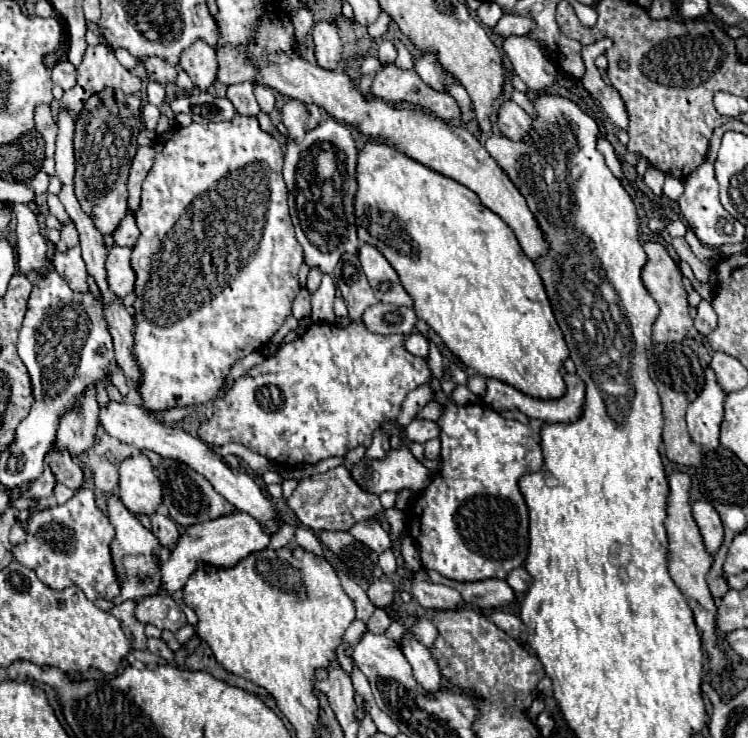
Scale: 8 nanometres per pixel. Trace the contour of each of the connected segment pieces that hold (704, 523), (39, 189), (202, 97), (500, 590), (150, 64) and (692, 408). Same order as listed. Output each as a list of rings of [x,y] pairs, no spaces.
[[[695,501],[693,503],[693,519],[703,535],[703,543],[707,547],[707,551],[711,555],[715,555],[723,543],[723,523],[719,519],[719,513],[707,501]]]
[[[39,171],[33,179],[29,179],[27,183],[25,183],[29,189],[33,189],[33,193],[35,195],[41,195],[41,193],[45,193],[47,191],[47,185],[49,185],[49,175],[45,175],[43,171]]]
[[[193,91],[189,95],[179,95],[171,101],[171,111],[189,115],[195,123],[211,123],[211,121],[227,121],[235,115],[235,109],[229,99],[217,99],[207,91]]]
[[[427,571],[427,577],[433,583],[455,587],[463,595],[463,601],[473,605],[475,609],[503,607],[513,599],[511,587],[507,585],[507,581],[501,581],[501,579],[483,579],[483,581],[475,581],[475,583],[459,583],[459,581],[453,581],[453,579],[439,575],[437,571]]]
[[[145,57],[145,59],[141,59],[141,63],[145,65],[147,75],[149,75],[151,81],[157,81],[157,83],[161,83],[161,85],[175,83],[177,69],[171,67],[169,63],[165,63],[163,59],[159,59],[159,57]]]
[[[705,369],[705,389],[687,409],[689,435],[703,451],[719,447],[719,425],[723,421],[725,393],[717,385],[713,369]]]

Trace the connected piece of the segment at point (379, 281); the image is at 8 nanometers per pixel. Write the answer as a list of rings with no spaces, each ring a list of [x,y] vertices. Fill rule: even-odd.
[[[363,245],[357,255],[359,255],[361,267],[367,275],[367,281],[379,301],[413,307],[413,301],[407,295],[407,291],[401,287],[395,269],[389,265],[389,261],[375,247]]]

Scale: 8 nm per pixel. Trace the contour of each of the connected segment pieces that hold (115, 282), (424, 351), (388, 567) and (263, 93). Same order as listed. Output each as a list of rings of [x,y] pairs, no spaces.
[[[111,247],[107,255],[107,263],[105,263],[107,283],[117,299],[125,299],[133,291],[135,273],[129,265],[129,257],[131,257],[129,247]]]
[[[421,333],[409,335],[409,339],[405,343],[405,349],[409,353],[413,353],[415,357],[421,357],[421,359],[427,359],[429,357],[429,343],[427,343],[427,339]]]
[[[387,549],[385,553],[381,553],[379,565],[381,565],[381,569],[383,569],[385,575],[393,575],[393,573],[395,573],[397,565],[395,565],[395,557],[393,557],[393,551],[391,551],[391,549]]]
[[[255,83],[255,97],[257,97],[259,107],[261,107],[265,113],[271,113],[271,111],[273,111],[273,107],[275,107],[275,97],[273,97],[273,89],[271,89],[271,87],[265,87],[265,85]]]

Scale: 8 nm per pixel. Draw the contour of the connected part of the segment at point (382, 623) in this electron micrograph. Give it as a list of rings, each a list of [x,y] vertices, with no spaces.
[[[375,609],[373,619],[371,619],[371,625],[369,625],[371,631],[375,635],[383,635],[389,629],[389,625],[391,625],[391,617],[387,615],[387,611],[385,609]]]

